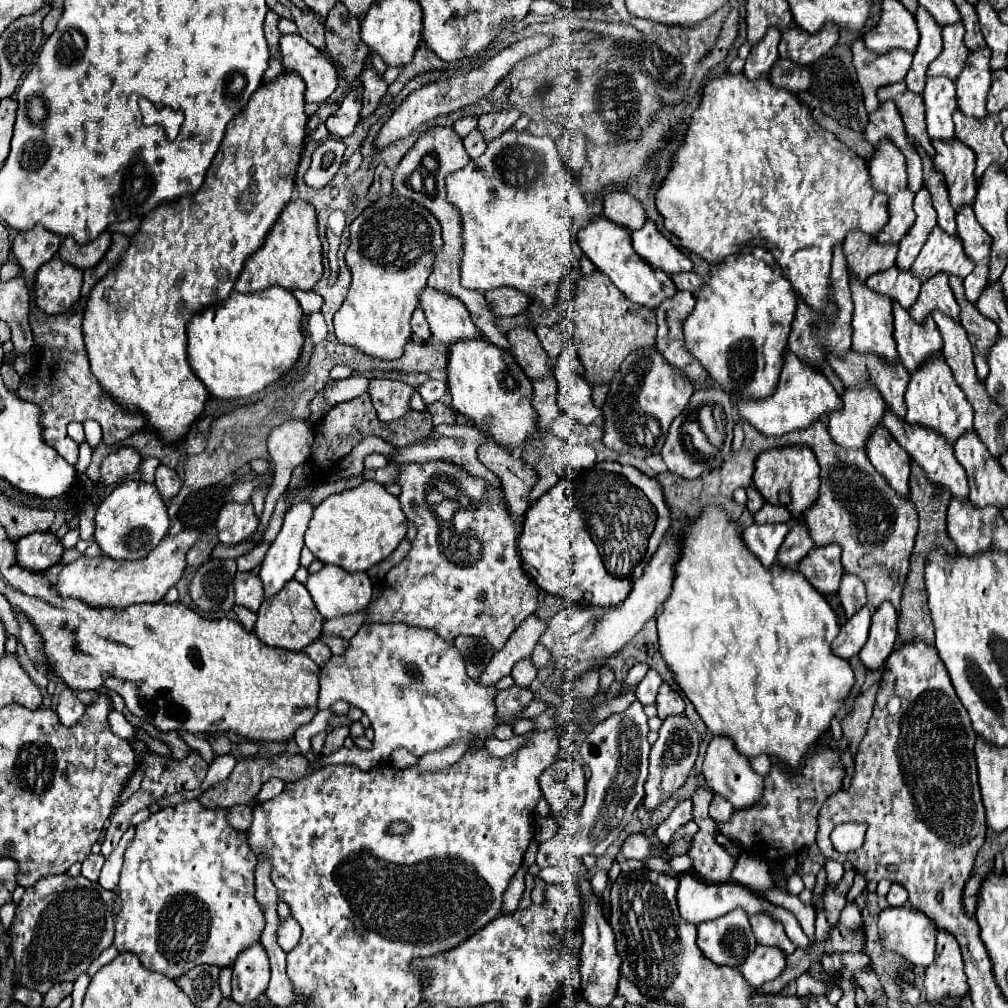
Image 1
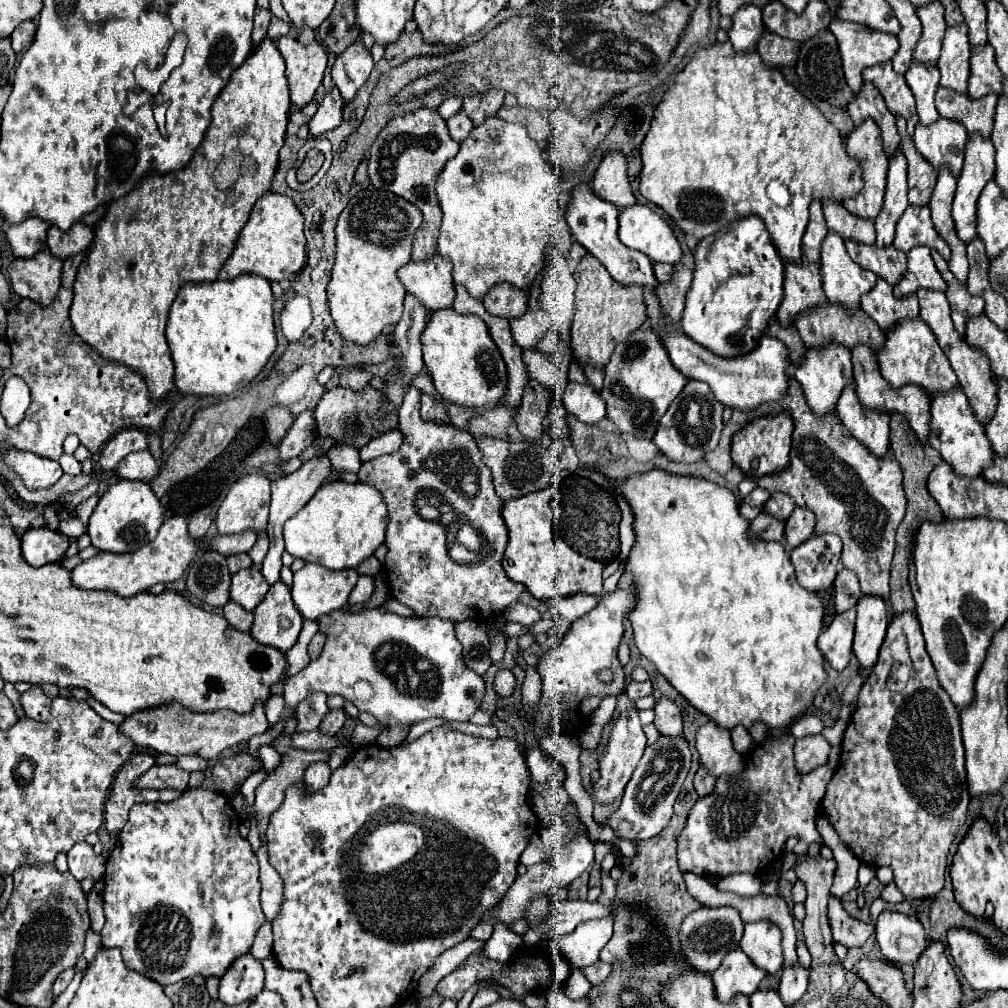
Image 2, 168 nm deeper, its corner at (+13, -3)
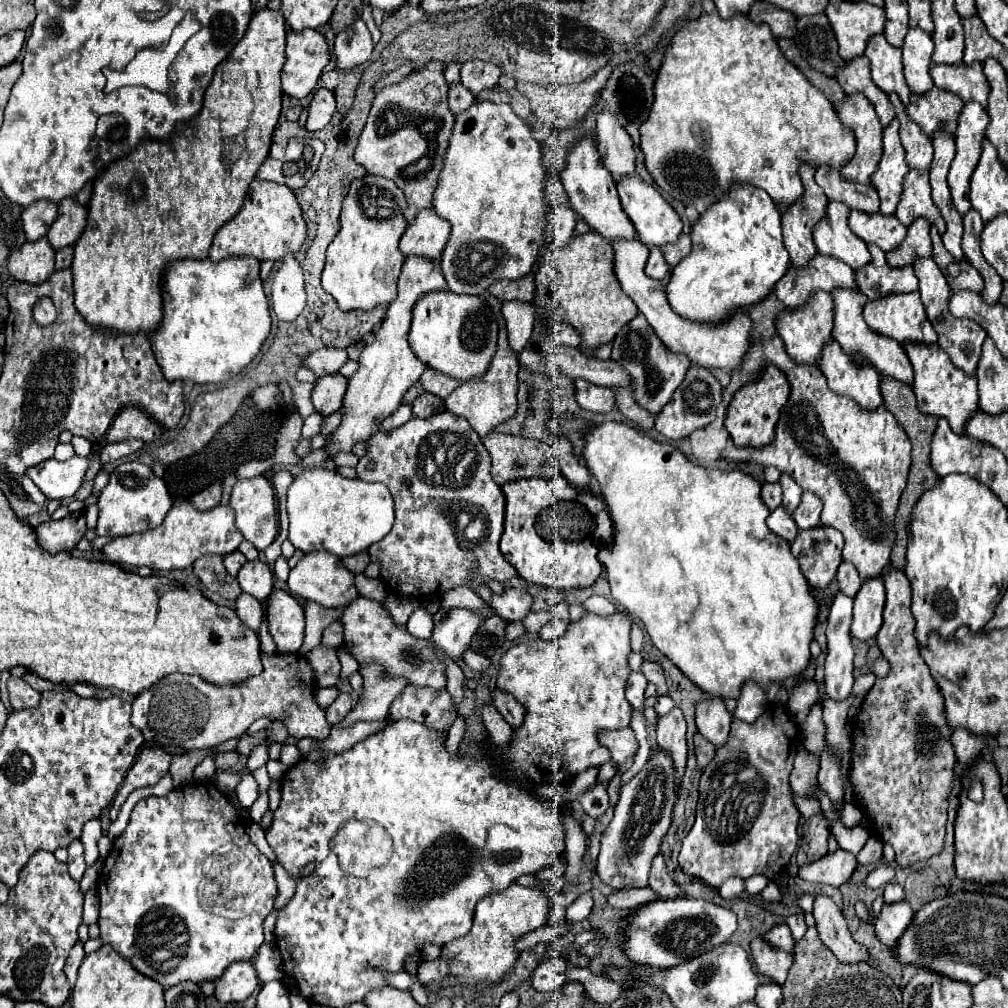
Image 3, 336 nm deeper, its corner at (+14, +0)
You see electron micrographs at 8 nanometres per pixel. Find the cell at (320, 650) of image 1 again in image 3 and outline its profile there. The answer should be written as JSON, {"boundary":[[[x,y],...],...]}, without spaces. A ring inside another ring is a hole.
{"boundary":[[[332,622],[322,636],[322,644],[328,648],[338,648],[344,642],[344,626],[342,622]]]}

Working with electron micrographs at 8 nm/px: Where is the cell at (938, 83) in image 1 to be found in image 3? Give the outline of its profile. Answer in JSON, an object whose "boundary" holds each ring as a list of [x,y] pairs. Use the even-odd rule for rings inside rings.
{"boundary":[[[908,28],[902,44],[902,60],[904,60],[904,78],[912,92],[924,94],[934,82],[930,78],[932,64],[932,38],[922,28]]]}

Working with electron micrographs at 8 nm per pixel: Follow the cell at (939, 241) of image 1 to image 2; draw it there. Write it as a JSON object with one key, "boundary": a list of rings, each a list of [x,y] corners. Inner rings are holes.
{"boundary":[[[911,205],[903,213],[903,217],[897,225],[897,235],[895,235],[893,247],[897,251],[909,253],[913,247],[919,247],[919,245],[937,249],[945,261],[951,259],[949,245],[945,245],[945,241],[941,241],[939,233],[933,229],[929,209],[913,209],[913,205]]]}

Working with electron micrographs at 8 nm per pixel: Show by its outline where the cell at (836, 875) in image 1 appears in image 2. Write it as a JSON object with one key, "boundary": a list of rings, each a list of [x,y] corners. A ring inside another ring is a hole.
{"boundary":[[[785,733],[771,737],[765,745],[753,747],[747,757],[747,767],[737,777],[723,777],[715,785],[715,793],[699,799],[687,815],[683,831],[677,835],[677,859],[683,871],[697,875],[729,875],[729,873],[757,873],[763,865],[781,855],[783,845],[789,837],[813,845],[823,845],[817,831],[817,801],[825,795],[825,787],[833,777],[833,771],[823,765],[811,773],[801,775],[791,761],[795,737]],[[757,753],[779,753],[783,757],[777,785],[769,785],[765,769],[757,769]],[[793,781],[793,785],[783,785]]]}

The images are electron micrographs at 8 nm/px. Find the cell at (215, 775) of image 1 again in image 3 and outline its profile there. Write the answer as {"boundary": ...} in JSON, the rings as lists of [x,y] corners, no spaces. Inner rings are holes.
{"boundary":[[[156,746],[144,748],[138,754],[132,770],[124,778],[124,786],[118,790],[118,794],[110,806],[110,820],[112,822],[116,820],[120,806],[126,802],[126,798],[132,790],[144,788],[144,786],[154,786],[154,784],[158,784],[160,778],[166,776],[166,772],[170,768],[170,760],[172,760],[172,756],[166,750],[156,748]]]}

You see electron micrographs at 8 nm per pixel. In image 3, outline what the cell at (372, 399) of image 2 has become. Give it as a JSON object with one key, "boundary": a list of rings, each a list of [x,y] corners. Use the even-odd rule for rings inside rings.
{"boundary":[[[328,374],[324,378],[318,378],[312,390],[312,402],[316,406],[316,412],[330,416],[342,406],[342,398],[346,394],[348,380],[342,374]]]}

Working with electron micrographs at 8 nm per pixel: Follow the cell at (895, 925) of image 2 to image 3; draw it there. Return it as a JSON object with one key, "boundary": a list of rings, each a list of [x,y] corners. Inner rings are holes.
{"boundary":[[[894,902],[894,904],[886,904],[880,912],[880,916],[876,916],[874,928],[876,928],[876,936],[882,944],[886,944],[890,950],[896,946],[900,934],[908,928],[908,922],[912,920],[912,908],[908,902]]]}

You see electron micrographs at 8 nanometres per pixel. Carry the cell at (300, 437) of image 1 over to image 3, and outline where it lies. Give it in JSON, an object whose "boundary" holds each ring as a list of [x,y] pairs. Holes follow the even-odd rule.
{"boundary":[[[178,502],[168,510],[164,522],[156,530],[146,530],[142,534],[114,538],[110,544],[104,546],[102,556],[108,562],[148,566],[152,570],[182,570],[182,568],[192,566],[198,558],[206,554],[226,556],[234,552],[240,542],[242,542],[242,534],[238,530],[238,540],[236,540],[234,514],[228,506],[218,504],[202,512],[202,510],[196,510],[190,502]]]}

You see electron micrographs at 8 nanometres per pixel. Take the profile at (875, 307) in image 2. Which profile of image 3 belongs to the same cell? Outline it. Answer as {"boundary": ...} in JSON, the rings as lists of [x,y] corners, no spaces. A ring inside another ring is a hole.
{"boundary":[[[870,244],[868,248],[872,254],[872,260],[864,268],[854,272],[854,280],[856,280],[858,288],[868,298],[886,296],[890,292],[914,292],[914,290],[918,290],[918,278],[914,276],[912,266],[892,268],[892,266],[888,266],[884,252],[876,244]]]}

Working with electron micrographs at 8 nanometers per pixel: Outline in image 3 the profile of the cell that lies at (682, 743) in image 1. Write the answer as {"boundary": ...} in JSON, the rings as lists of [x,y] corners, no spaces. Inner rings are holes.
{"boundary":[[[656,750],[648,764],[626,784],[620,786],[614,818],[602,836],[600,856],[596,864],[598,878],[610,888],[644,888],[648,886],[650,866],[660,852],[664,834],[672,824],[672,810],[676,804],[672,762]]]}

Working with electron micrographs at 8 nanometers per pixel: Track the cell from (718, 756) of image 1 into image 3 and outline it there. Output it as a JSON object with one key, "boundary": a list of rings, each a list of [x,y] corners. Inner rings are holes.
{"boundary":[[[704,698],[696,702],[696,726],[698,732],[714,746],[722,746],[728,738],[732,714],[722,698]]]}

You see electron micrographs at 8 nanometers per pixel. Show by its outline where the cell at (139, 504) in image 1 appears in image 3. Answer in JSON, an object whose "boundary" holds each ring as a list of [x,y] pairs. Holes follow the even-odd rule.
{"boundary":[[[138,460],[122,462],[120,466],[114,468],[114,472],[110,474],[108,486],[102,490],[98,498],[100,516],[98,516],[96,532],[98,536],[118,538],[118,536],[130,536],[130,534],[152,530],[162,524],[170,506],[172,506],[172,498],[166,484],[162,478],[154,476],[150,466]]]}

